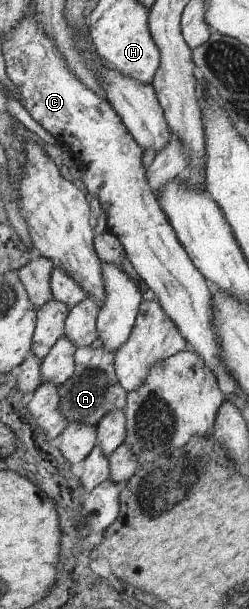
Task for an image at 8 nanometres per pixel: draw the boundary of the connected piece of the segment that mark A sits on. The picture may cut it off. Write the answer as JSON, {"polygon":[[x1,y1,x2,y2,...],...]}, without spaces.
{"polygon":[[102,347,77,348,74,353,74,373,58,386,60,411,69,423,82,421,86,425,97,425,106,413,114,409,125,409,128,391,120,385,116,377,115,357,116,351,106,351]]}

